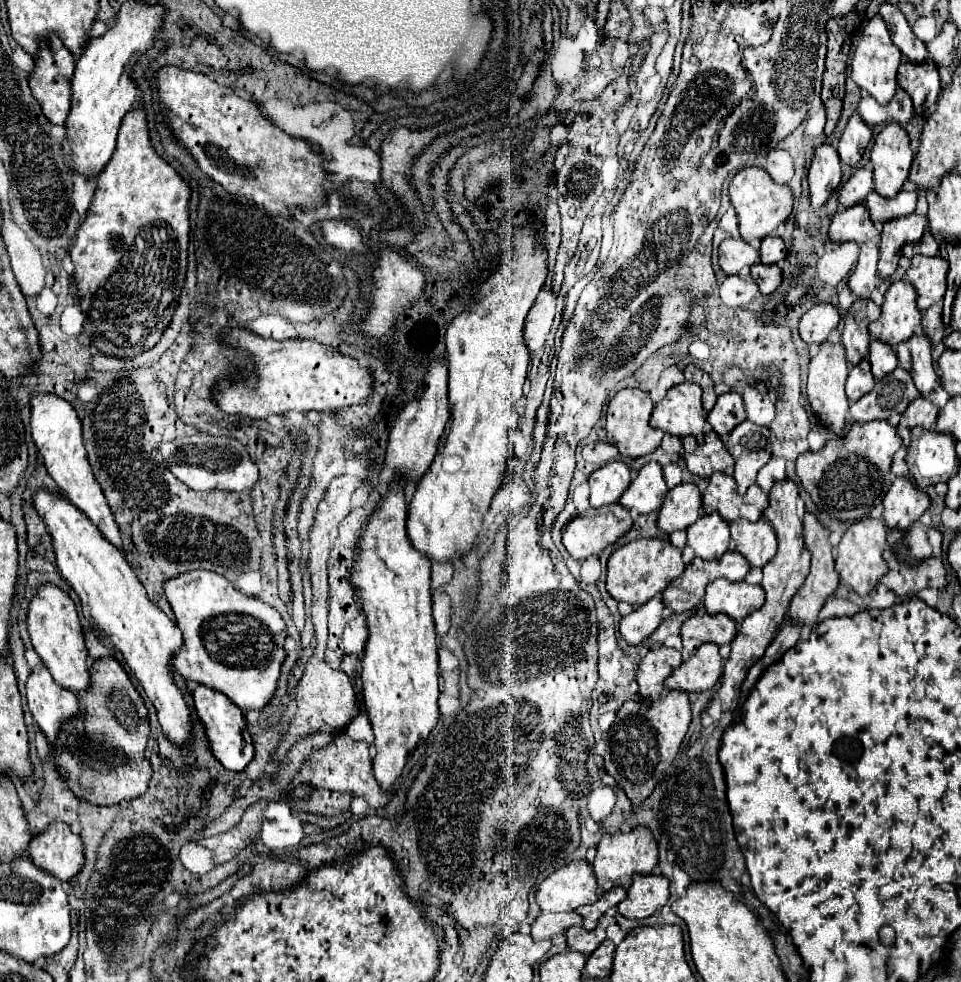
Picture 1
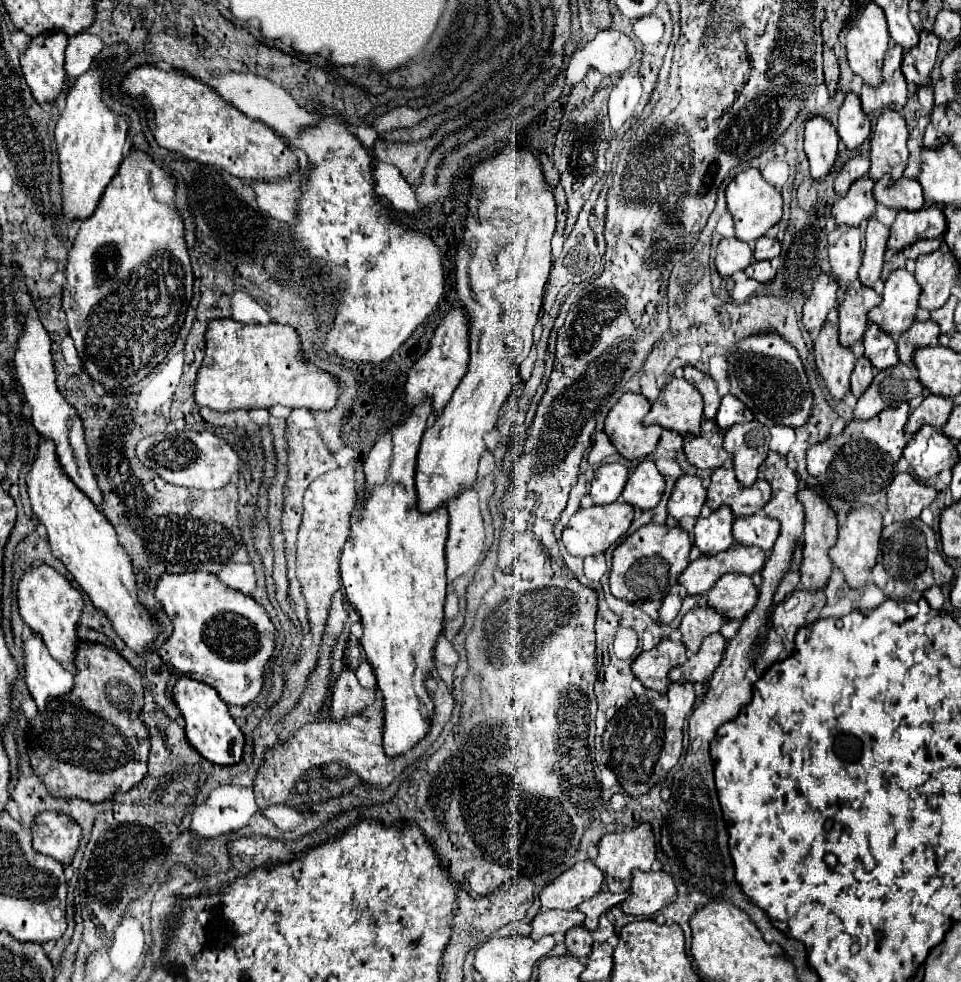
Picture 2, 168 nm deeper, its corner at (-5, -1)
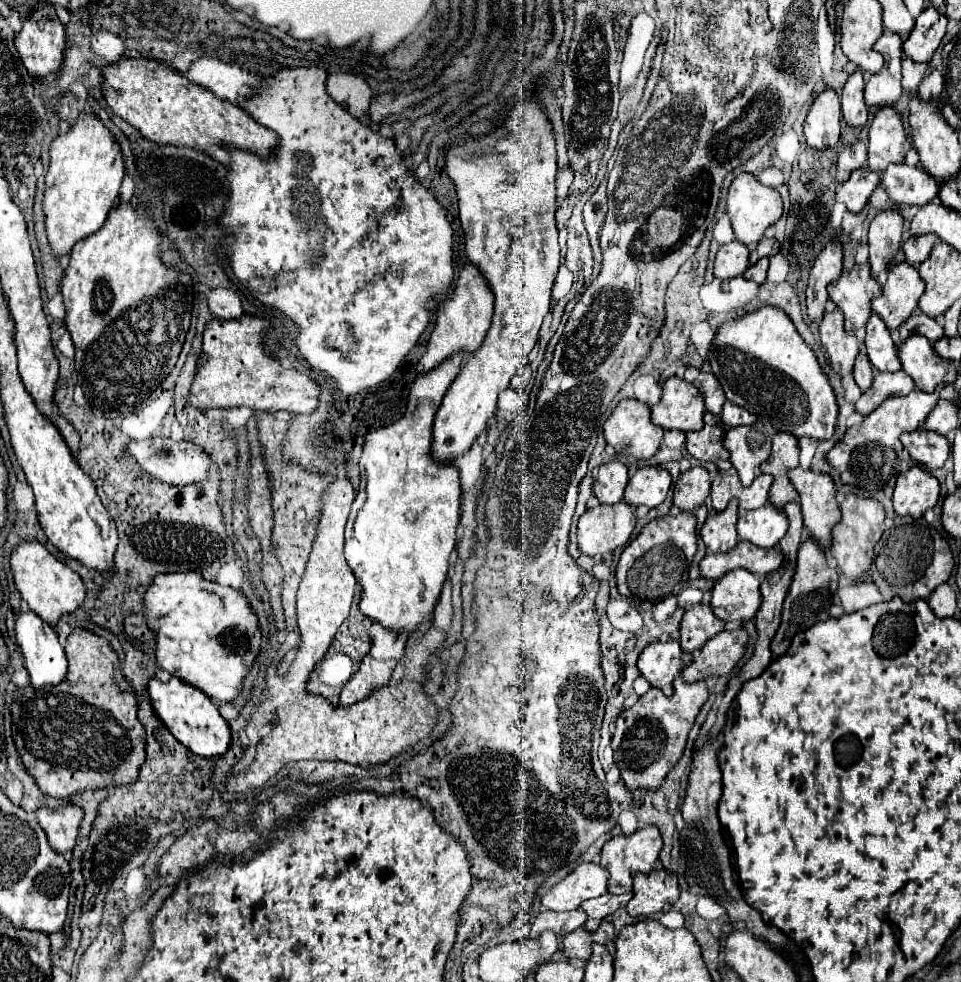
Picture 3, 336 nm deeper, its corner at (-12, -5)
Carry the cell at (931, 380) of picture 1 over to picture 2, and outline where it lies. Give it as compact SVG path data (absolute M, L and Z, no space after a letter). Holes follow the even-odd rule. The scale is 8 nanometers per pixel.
M914 320L914 324L900 334L898 338L898 356L906 366L914 366L912 364L912 352L920 346L928 346L928 344L936 344L936 338L940 336L940 328L938 324L934 324L934 320L926 320L926 322L918 322Z

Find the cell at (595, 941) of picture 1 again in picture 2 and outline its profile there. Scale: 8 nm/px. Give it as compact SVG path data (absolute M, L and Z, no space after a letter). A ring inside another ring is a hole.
M574 926L566 932L566 948L568 948L570 956L586 958L590 954L592 942L594 942L592 932L586 930L584 926Z

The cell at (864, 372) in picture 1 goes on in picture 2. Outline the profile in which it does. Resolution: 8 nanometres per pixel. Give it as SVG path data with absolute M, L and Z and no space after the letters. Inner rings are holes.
M858 358L856 360L856 366L854 366L854 372L850 376L850 384L852 384L852 394L856 398L860 398L864 394L864 390L872 384L872 378L874 378L874 372L872 372L872 364L868 358Z

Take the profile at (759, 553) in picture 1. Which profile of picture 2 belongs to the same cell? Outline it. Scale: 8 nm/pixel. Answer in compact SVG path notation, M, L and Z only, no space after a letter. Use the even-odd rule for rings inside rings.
M756 512L754 516L736 516L732 534L734 540L740 544L758 546L764 552L770 552L780 534L780 524L764 512Z

